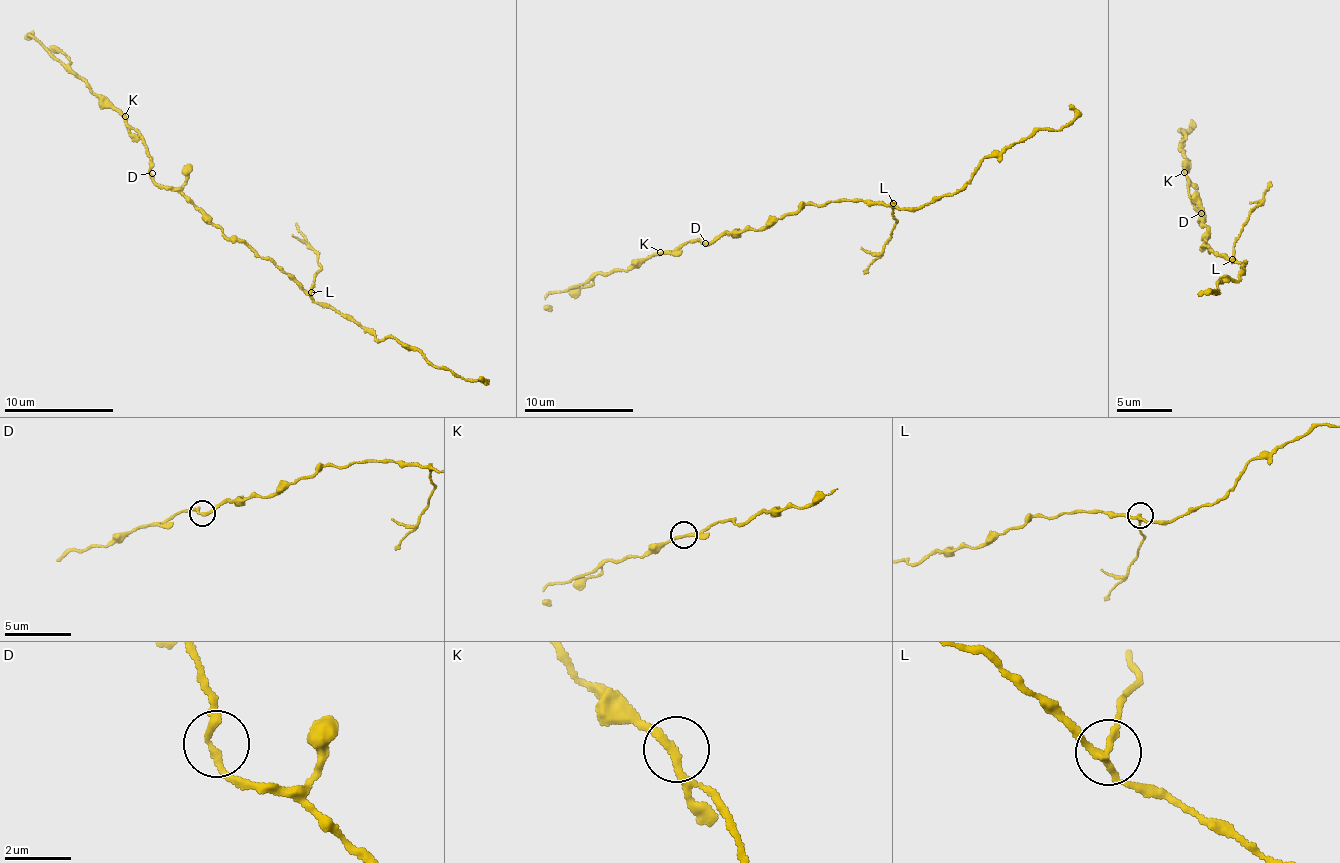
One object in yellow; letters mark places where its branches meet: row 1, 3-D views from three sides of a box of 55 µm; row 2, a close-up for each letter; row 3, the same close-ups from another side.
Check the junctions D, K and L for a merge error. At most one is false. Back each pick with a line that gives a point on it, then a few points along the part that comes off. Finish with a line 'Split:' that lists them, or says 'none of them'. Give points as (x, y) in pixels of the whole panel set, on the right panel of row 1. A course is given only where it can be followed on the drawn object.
L: (1232, 259) | (1233, 259), (1234, 240), (1249, 211), (1272, 181)
Split: L

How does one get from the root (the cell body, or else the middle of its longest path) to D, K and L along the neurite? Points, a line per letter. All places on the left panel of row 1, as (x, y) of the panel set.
D: (240, 242), (227, 236), (208, 215), (180, 193), (156, 182), (152, 173)
K: (240, 242), (227, 236), (208, 215), (180, 193), (153, 179), (144, 137), (127, 122), (125, 116)
L: (240, 242), (248, 243), (261, 257), (271, 259), (311, 292)

